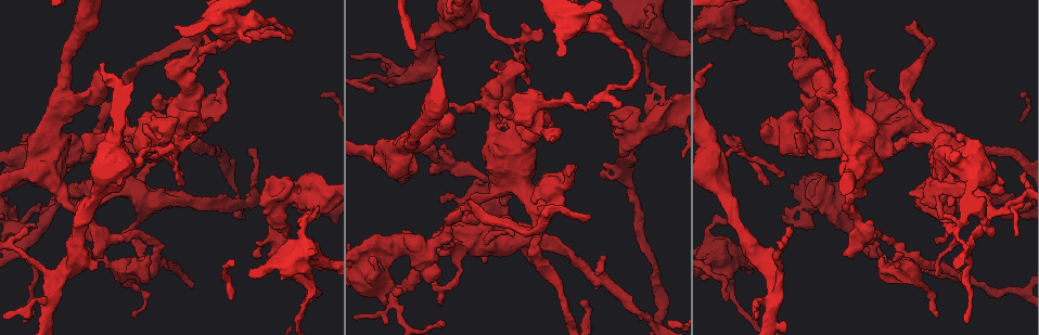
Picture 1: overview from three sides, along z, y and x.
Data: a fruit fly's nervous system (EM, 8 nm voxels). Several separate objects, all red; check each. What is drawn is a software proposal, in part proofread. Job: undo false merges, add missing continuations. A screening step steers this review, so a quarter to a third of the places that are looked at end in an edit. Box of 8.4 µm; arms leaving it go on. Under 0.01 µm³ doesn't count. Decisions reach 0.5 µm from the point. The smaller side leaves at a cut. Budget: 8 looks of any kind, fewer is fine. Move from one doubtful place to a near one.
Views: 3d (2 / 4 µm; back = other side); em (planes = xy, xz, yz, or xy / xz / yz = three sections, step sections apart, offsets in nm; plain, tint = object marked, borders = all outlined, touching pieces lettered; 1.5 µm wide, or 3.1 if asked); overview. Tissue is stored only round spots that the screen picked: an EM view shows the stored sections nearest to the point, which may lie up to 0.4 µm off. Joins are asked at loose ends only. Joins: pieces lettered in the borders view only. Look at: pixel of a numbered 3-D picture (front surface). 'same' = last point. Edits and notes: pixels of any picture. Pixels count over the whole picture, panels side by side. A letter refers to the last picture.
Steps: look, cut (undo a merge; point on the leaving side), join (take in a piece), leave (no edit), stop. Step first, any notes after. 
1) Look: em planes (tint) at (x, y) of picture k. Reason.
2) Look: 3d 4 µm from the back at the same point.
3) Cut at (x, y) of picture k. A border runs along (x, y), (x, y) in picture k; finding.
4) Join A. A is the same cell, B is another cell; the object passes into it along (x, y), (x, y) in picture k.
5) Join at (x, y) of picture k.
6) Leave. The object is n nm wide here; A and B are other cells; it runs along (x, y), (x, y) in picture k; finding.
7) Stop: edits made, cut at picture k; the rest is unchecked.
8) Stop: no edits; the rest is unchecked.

Look: 3d 4 µm at (846, 208) of picture 1.

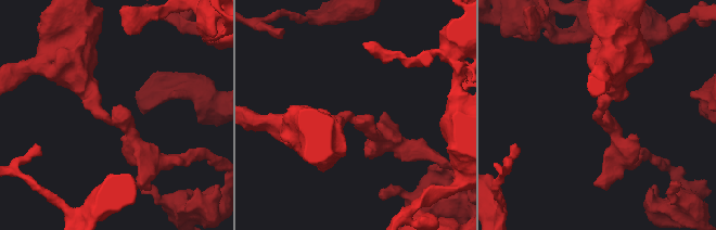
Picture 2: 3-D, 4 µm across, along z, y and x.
Look: em xz step 4 (tint) at (601, 120) of picture 2. The arms are 240, 360 nm wide; shape alone is not enough.

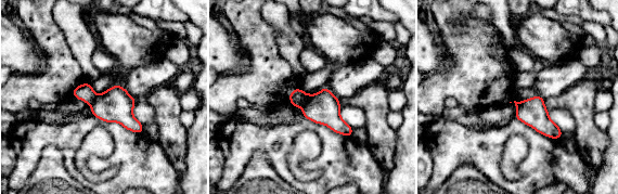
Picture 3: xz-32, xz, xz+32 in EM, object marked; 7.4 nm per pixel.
Look: em planes (borders) at the same point.

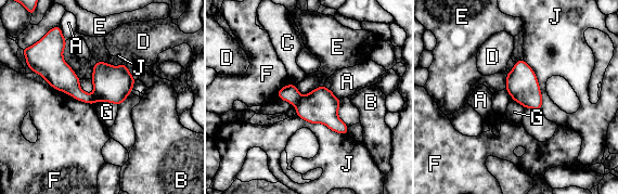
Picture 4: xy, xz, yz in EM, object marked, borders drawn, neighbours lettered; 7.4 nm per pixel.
Cut at (319, 106) of picture 4. The longest contact is with F, 500 nm; A, B, C, D, E, F, G and J are other cells; a border runs along (301, 96), (295, 106) in picture 4; two cells meet here.

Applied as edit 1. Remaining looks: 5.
Look: overview.

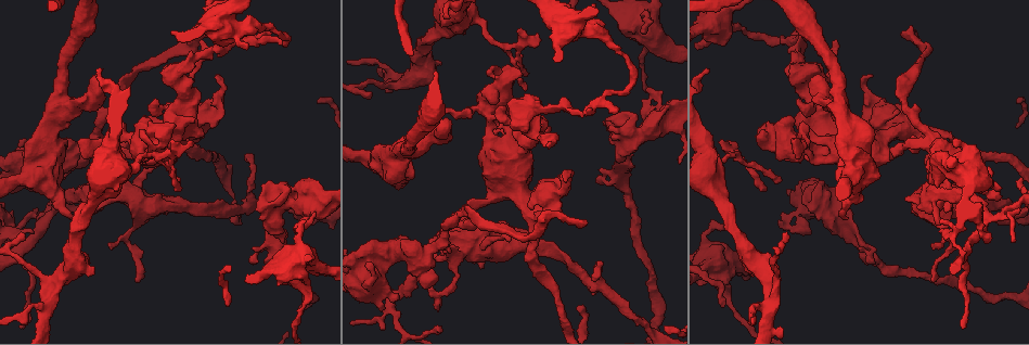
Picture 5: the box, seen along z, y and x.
Look: 3d 4 µm at (551, 145) of picture 5. Tapers out.

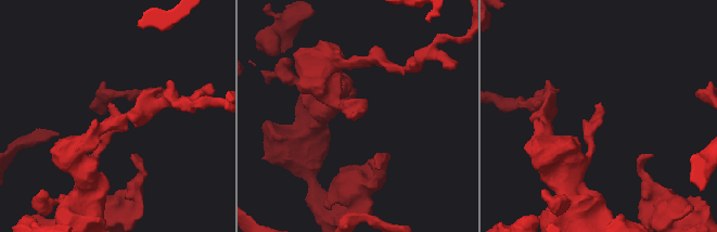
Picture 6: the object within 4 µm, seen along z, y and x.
Look: em yz step 8 (borders) at (353, 116) of picture 6.

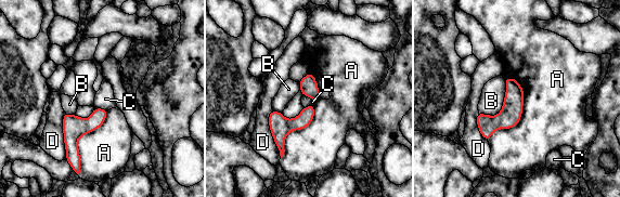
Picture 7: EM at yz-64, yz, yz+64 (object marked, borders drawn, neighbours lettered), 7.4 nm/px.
Look: em planes (borders) at the same point. Another direction.

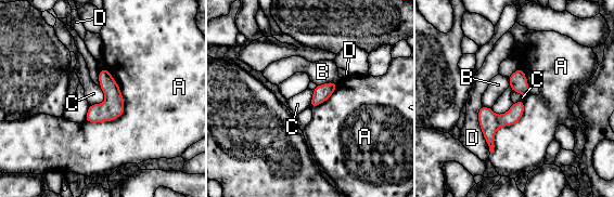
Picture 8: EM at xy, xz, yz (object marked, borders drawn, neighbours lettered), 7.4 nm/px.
Leave. The object is 120 nm wide here; A, B, C and D are other cells; it runs along (520, 73), (524, 97), (490, 130), (490, 144) in picture 8; none of them fits.

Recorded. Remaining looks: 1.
Stop: edits made, cut at picture 4; the rest is unchecked.

